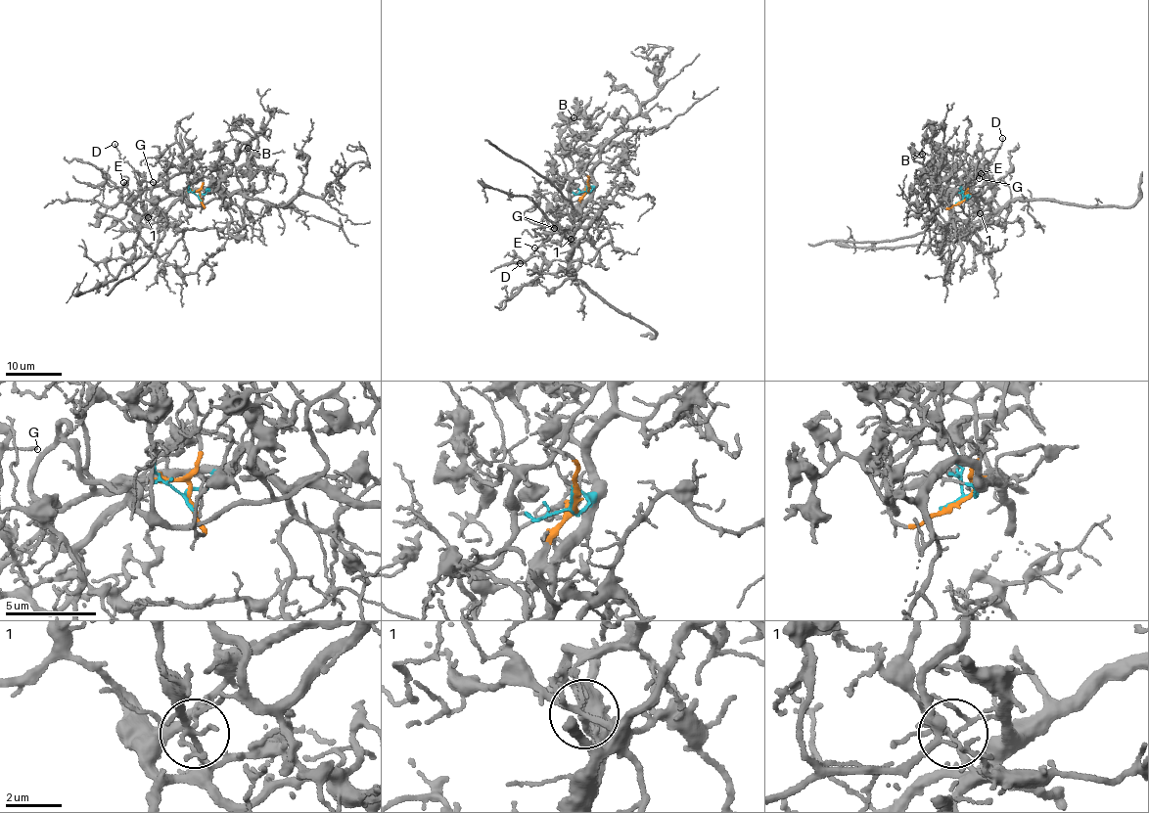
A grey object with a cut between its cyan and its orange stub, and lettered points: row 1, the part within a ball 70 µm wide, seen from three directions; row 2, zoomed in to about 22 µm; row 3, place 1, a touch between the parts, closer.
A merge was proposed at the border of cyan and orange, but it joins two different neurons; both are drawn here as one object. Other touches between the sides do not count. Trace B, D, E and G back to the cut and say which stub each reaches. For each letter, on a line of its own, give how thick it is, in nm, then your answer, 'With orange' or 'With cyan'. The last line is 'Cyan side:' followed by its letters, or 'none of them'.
B: Thickness 130 nm. With cyan
D: Thickness 120 nm. With orange
E: Thickness 130 nm. With orange
G: Thickness 160 nm. With orange
Cyan side: B

